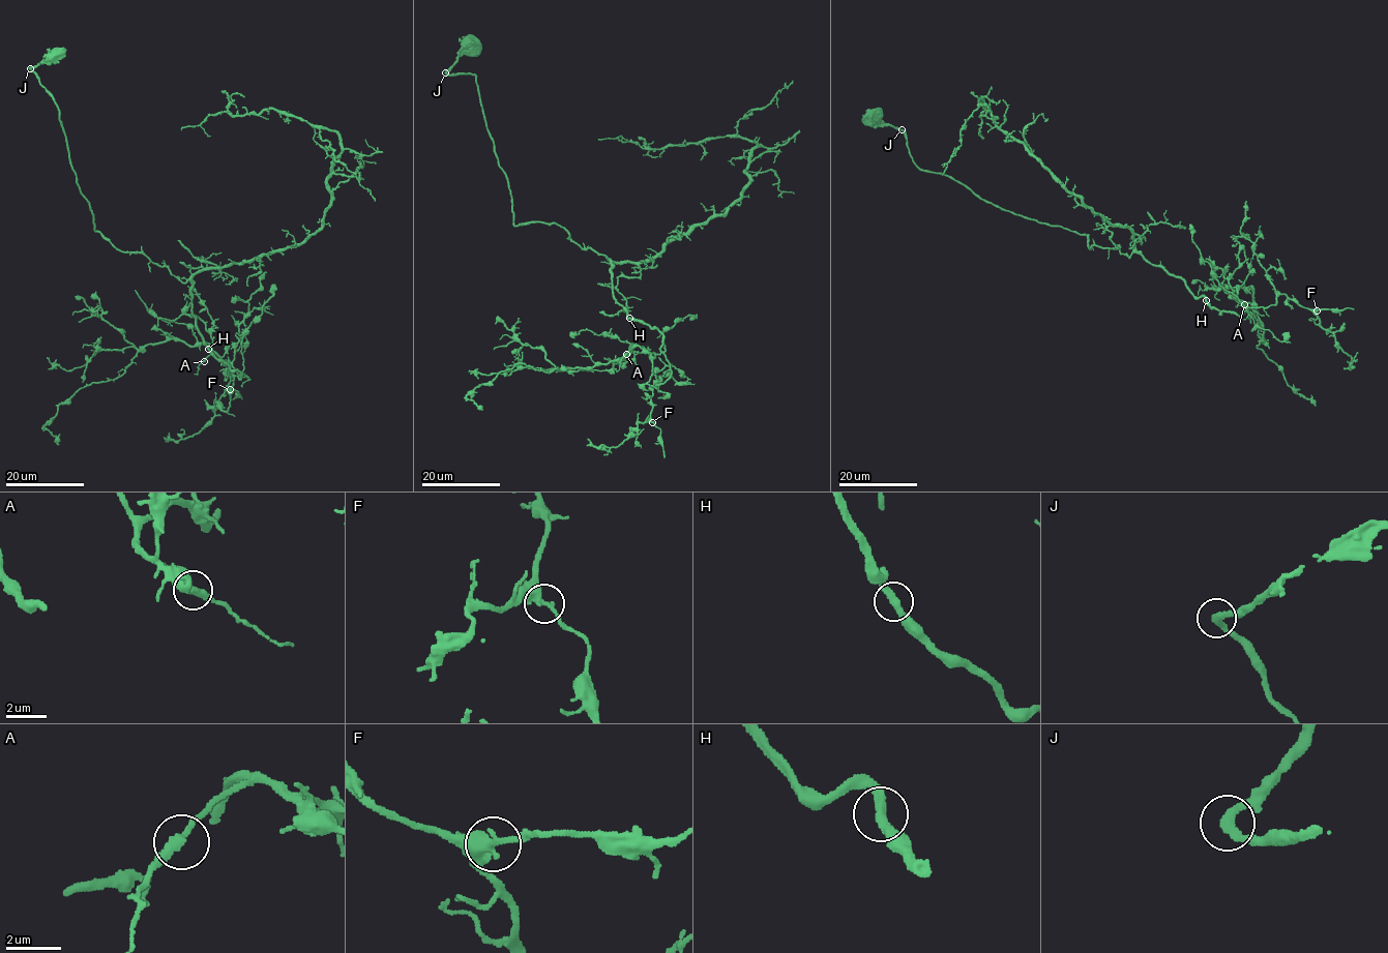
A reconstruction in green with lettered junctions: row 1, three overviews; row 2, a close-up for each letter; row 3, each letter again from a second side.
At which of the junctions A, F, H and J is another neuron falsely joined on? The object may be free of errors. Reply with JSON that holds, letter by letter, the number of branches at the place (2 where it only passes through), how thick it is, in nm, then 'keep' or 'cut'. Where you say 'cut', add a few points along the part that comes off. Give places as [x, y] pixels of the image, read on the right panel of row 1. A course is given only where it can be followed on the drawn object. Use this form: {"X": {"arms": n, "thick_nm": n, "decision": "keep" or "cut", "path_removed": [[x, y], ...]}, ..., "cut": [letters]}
{"A": {"arms": 2, "thick_nm": 320, "decision": "keep"}, "F": {"arms": 2, "thick_nm": 400, "decision": "keep"}, "H": {"arms": 2, "thick_nm": 360, "decision": "keep"}, "J": {"arms": 2, "thick_nm": 320, "decision": "keep"}, "cut": []}

